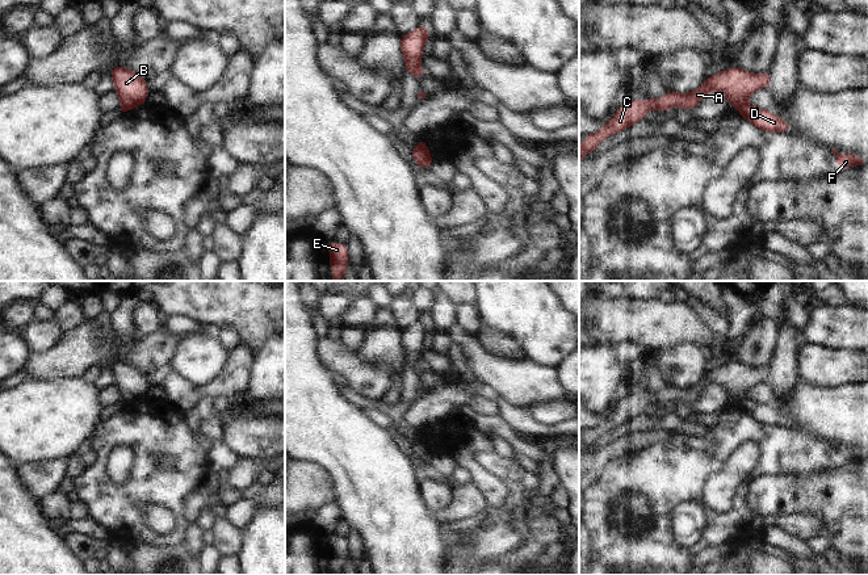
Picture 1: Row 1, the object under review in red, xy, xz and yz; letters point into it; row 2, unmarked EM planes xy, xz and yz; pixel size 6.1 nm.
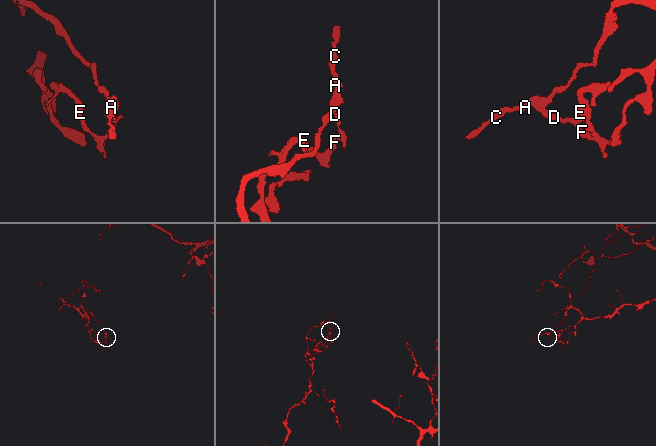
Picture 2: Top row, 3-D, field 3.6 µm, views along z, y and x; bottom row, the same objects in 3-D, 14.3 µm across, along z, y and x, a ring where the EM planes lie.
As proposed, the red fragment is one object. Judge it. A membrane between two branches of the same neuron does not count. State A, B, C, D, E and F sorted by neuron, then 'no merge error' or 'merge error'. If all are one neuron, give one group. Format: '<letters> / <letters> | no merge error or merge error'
A B C / D E F | merge error

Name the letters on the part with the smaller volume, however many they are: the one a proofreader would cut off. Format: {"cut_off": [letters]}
{"cut_off": ["D", "E", "F"]}

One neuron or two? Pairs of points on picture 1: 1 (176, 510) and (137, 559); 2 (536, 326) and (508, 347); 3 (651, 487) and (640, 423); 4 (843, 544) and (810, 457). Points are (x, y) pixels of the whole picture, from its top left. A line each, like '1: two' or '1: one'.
1: two
2: two
3: two
4: two

